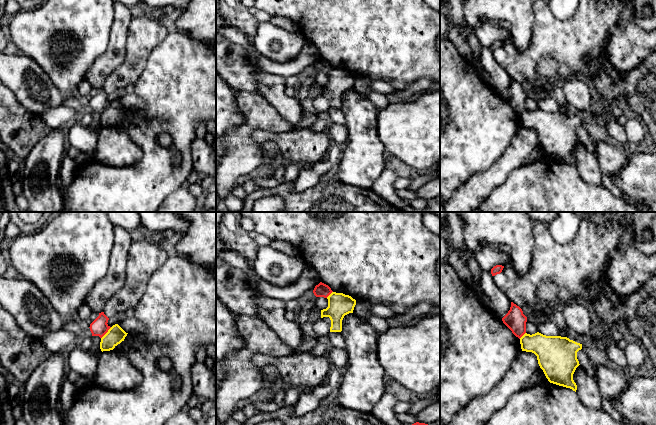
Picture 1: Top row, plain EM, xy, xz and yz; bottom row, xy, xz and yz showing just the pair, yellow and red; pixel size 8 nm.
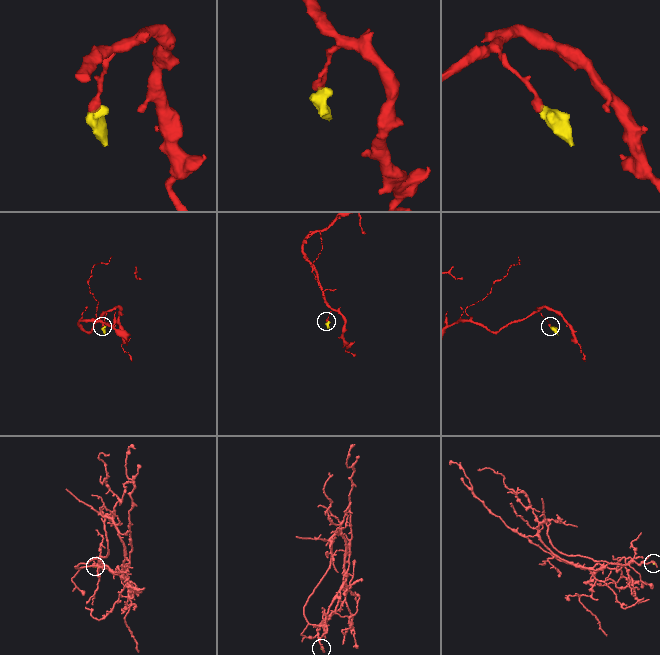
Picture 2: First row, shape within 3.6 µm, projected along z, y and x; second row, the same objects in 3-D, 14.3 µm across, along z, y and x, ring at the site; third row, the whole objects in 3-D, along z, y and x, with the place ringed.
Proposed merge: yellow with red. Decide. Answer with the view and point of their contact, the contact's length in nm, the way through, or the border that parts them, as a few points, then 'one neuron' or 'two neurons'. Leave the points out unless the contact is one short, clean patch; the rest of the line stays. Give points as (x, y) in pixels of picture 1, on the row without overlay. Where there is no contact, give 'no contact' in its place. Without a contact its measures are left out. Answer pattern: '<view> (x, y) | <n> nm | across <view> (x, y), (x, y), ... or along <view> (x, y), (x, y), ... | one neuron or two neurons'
xy (106, 109) | 130 nm | along xy (111, 103), (101, 114) | two neurons

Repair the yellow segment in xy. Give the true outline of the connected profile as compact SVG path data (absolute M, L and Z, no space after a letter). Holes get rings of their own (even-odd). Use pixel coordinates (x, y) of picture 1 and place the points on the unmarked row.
M118 100L113 101L108 108L101 114L101 127L113 126L118 120L124 117L126 109Z

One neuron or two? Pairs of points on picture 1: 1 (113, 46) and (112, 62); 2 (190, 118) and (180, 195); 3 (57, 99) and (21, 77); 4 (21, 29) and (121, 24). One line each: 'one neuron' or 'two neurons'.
1: one neuron
2: two neurons
3: one neuron
4: two neurons

